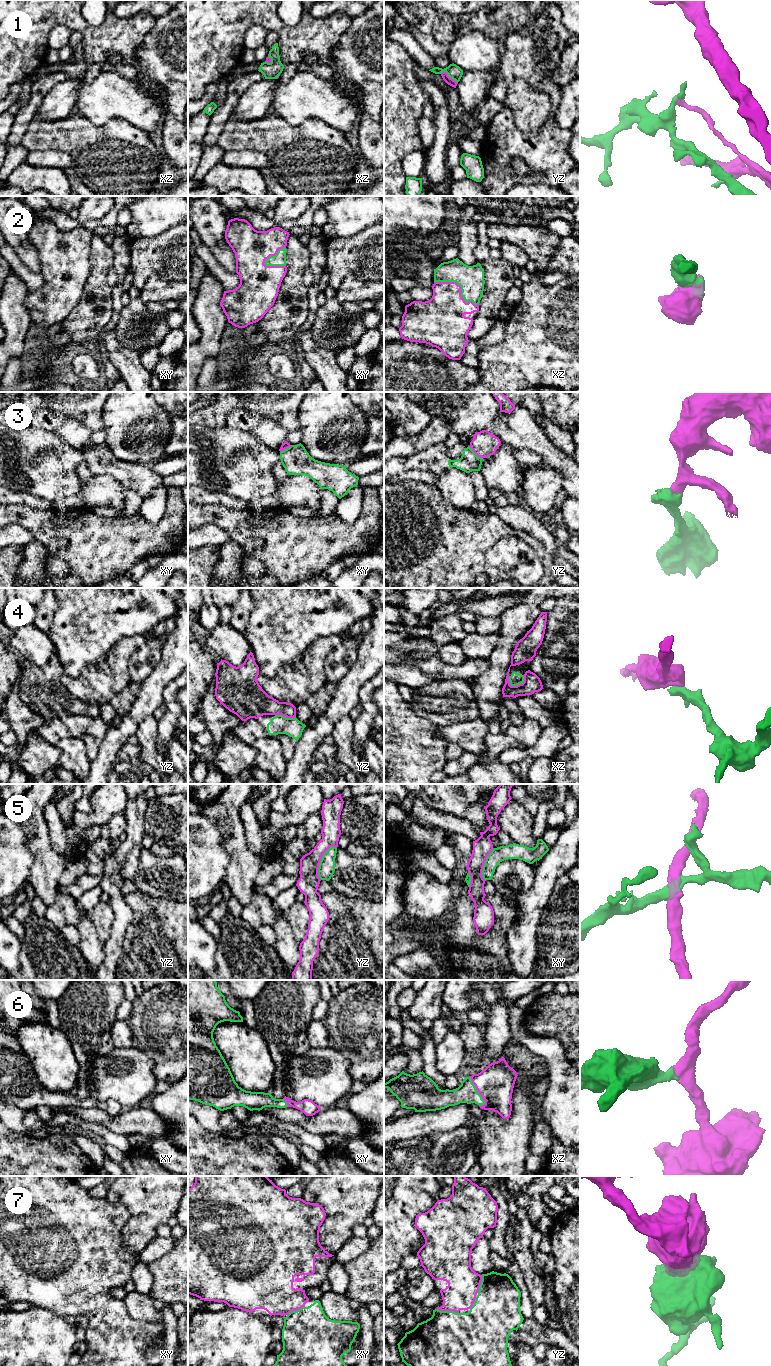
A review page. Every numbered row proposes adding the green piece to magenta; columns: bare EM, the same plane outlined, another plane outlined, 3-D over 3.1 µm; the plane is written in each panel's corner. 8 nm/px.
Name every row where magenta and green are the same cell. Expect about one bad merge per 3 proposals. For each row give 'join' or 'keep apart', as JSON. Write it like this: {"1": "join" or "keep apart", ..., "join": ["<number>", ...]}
{"1": "keep apart", "2": "join", "3": "join", "4": "keep apart", "5": "keep apart", "6": "join", "7": "join", "join": ["2", "3", "6", "7"]}

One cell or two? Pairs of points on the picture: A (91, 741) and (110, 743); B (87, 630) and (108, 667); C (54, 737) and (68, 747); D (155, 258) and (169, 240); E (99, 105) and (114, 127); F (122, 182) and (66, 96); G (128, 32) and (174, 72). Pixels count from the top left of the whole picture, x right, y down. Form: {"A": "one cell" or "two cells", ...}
{"A": "two cells", "B": "two cells", "C": "two cells", "D": "one cell", "E": "two cells", "F": "two cells", "G": "two cells"}

